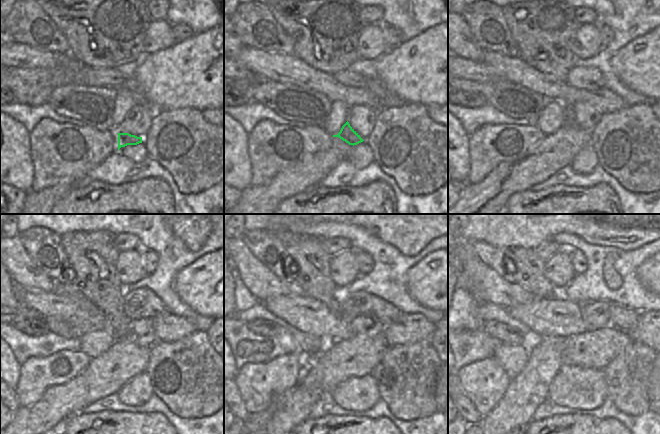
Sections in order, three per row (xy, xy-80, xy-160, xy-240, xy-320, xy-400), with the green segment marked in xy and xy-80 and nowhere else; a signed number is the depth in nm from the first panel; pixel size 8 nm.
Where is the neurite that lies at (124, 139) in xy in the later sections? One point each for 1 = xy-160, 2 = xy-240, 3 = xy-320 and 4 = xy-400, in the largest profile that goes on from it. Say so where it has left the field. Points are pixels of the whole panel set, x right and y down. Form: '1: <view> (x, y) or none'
1: xy-160 (568, 109)
2: xy-240 (92, 254)
3: xy-320 (314, 280)
4: xy-400 (529, 267)

